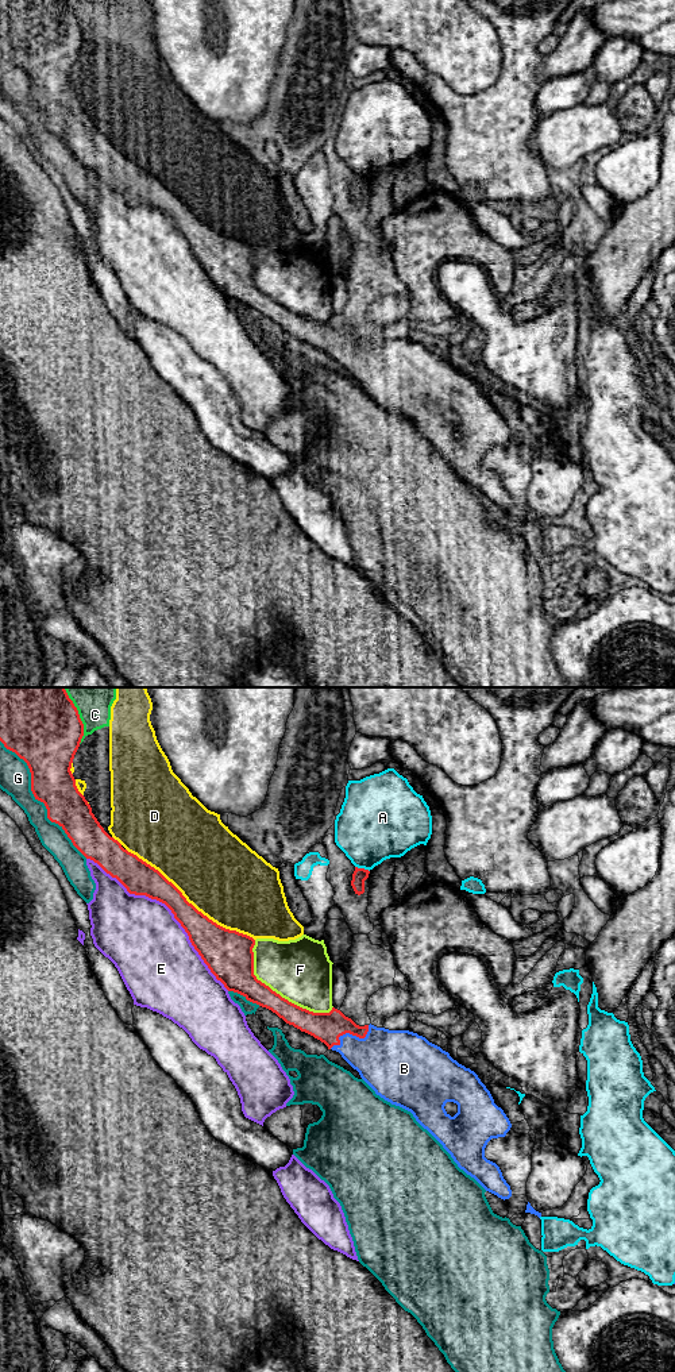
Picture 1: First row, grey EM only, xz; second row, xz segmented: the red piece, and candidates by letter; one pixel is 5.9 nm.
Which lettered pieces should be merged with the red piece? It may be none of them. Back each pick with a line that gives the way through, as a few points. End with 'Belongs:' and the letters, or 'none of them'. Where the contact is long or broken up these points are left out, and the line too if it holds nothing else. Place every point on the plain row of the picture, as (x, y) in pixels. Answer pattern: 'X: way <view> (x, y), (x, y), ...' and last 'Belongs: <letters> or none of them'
B: way xz (326, 335), (339, 342), (350, 342), (365, 357), (384, 366)
Belongs: B

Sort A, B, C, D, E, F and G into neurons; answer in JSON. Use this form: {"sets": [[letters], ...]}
{"sets": [["A"], ["B"], ["C", "D"], ["E"], ["F"], ["G"]]}

